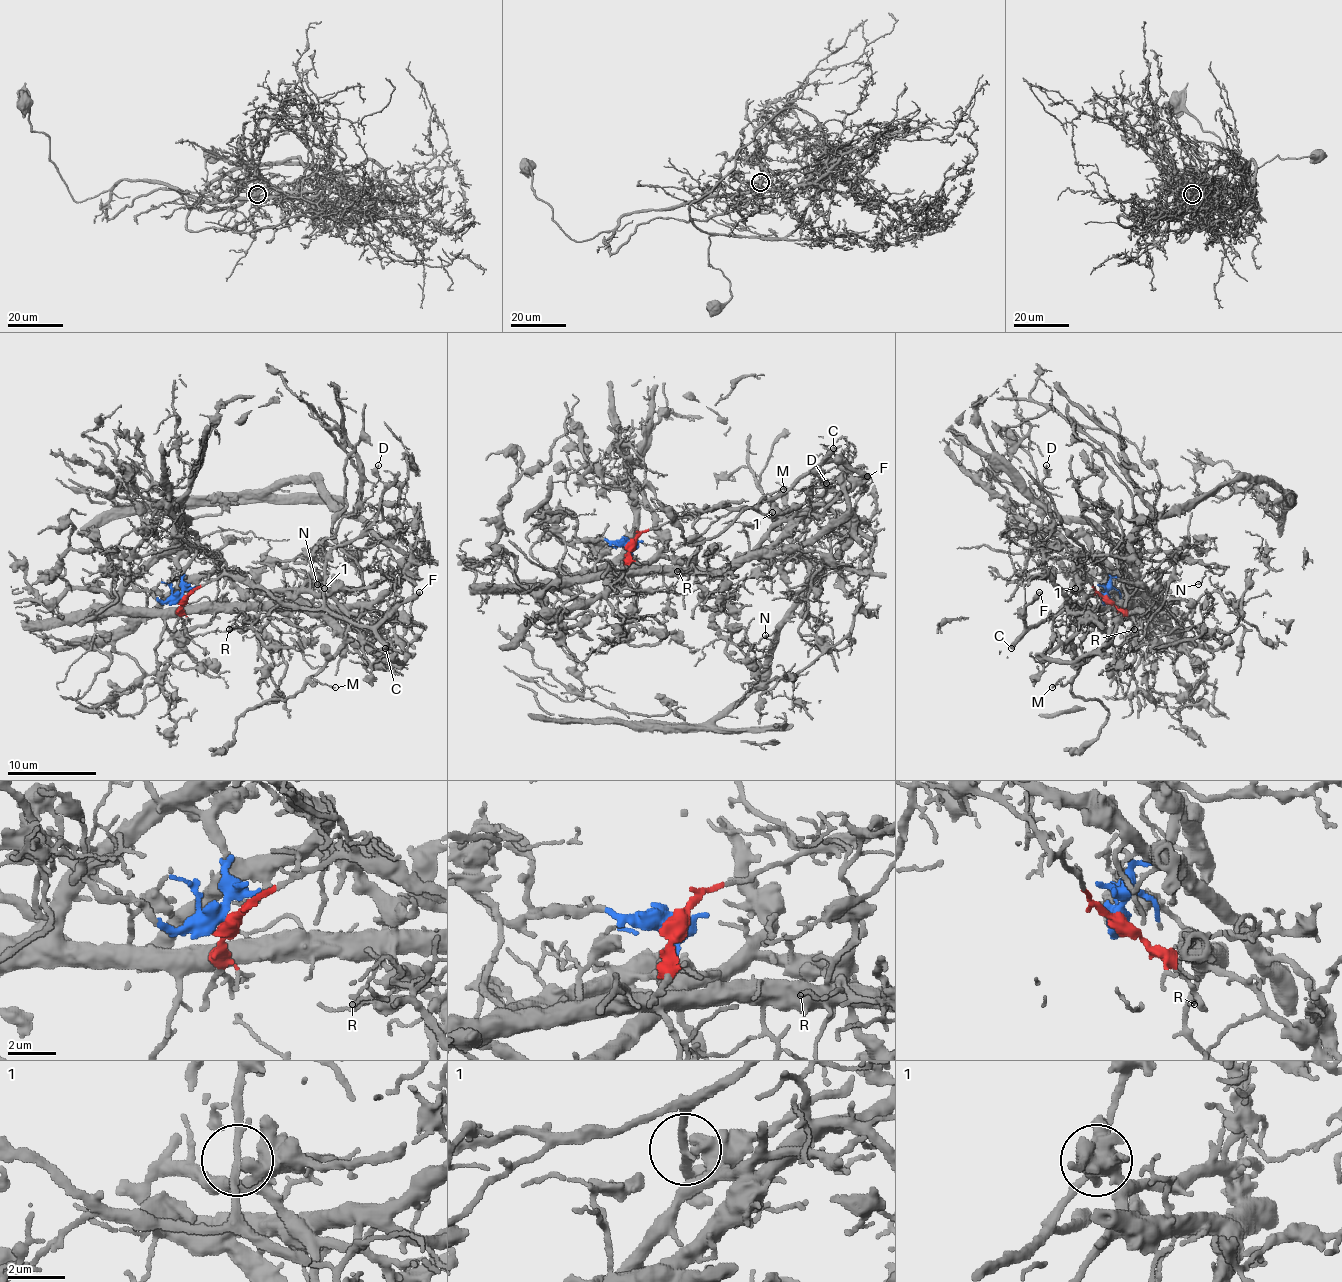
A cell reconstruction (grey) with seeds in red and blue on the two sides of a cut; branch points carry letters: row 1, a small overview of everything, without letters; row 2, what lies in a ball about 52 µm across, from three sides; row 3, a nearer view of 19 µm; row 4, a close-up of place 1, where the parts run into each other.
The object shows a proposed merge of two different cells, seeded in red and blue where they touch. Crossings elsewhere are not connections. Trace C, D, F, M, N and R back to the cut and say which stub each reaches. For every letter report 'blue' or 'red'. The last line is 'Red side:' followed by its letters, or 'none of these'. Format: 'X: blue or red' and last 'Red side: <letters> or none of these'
C: red
D: red
F: red
M: blue
N: blue
R: blue
Red side: C, D, F

